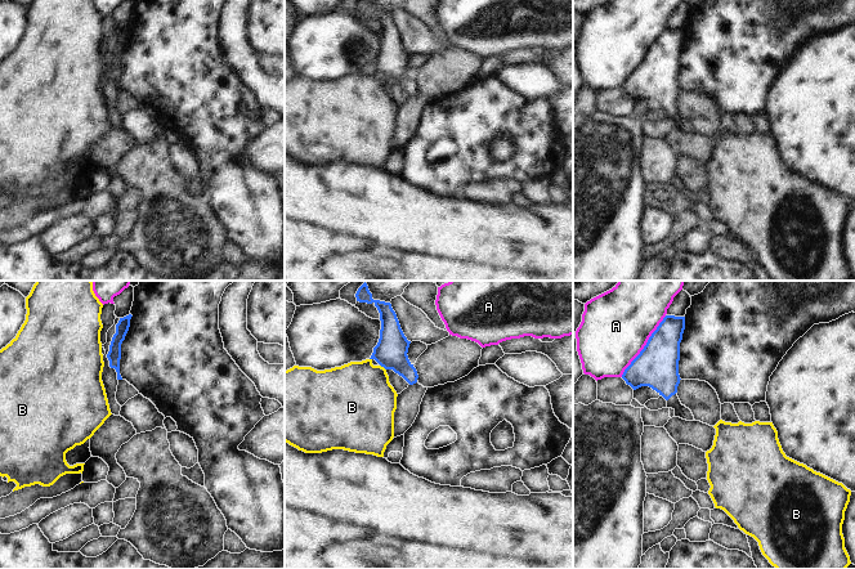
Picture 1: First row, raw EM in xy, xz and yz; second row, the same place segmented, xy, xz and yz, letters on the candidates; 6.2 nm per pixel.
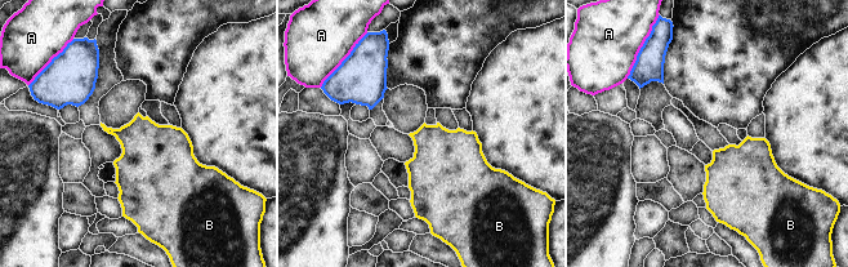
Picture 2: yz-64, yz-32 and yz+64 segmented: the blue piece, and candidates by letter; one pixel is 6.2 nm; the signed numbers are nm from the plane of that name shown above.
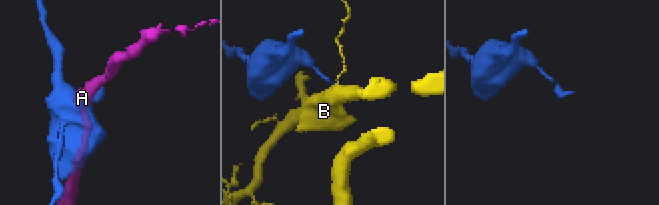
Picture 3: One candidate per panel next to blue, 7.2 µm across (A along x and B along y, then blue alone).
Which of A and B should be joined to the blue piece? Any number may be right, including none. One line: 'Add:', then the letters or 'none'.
Add: none

